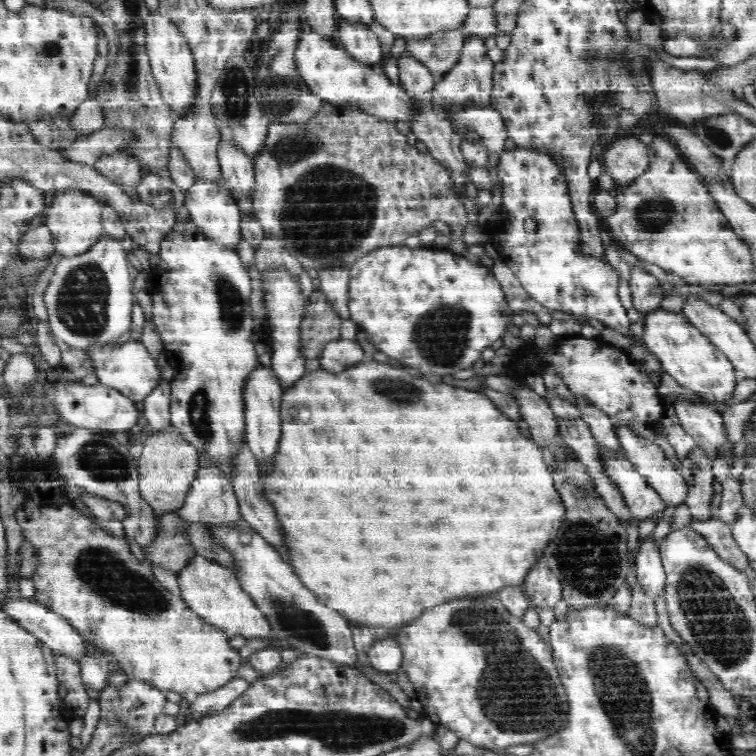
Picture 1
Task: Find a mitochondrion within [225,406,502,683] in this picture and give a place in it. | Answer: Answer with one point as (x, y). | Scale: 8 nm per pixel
(293, 617)

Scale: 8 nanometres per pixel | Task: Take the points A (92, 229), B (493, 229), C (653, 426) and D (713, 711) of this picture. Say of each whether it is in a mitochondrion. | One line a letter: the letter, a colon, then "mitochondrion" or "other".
A: other
B: other
C: other
D: other

